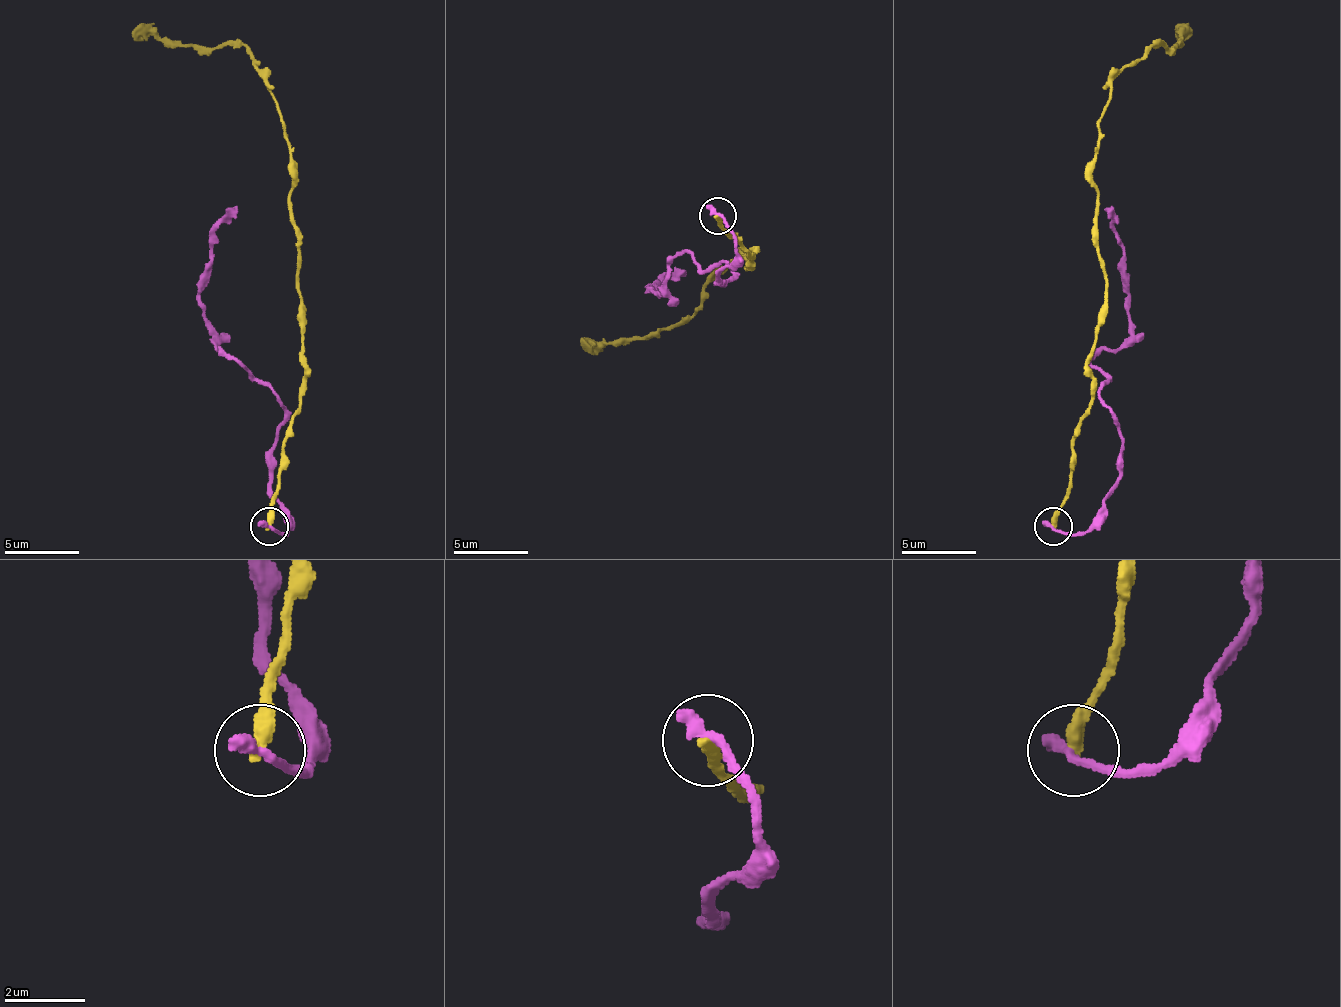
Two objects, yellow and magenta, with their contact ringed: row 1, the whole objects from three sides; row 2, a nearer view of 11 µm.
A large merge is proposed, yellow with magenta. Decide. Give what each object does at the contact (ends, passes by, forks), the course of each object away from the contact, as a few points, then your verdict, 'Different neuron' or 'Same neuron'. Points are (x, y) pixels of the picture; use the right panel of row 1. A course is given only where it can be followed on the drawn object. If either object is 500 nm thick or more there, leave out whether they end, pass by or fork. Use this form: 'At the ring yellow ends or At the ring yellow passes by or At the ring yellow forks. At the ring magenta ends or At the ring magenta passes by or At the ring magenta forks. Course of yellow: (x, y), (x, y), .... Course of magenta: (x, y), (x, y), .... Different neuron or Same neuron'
At the ring yellow ends. At the ring magenta ends. Course of yellow: (1052, 525), (1105, 300), (1097, 124), (1109, 86), (1154, 45), (1176, 41). Course of magenta: (1052, 525), (1082, 533), (1120, 476), (1120, 428), (1090, 364), (1124, 341), (1112, 206). Different neuron

